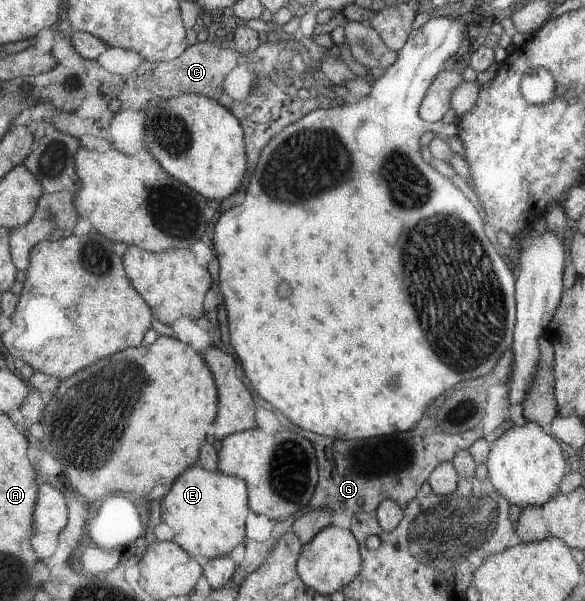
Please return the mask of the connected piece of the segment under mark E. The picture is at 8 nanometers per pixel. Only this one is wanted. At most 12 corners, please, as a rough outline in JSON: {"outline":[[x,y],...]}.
{"outline":[[192,465],[160,500],[191,557],[231,555],[250,511],[243,479]]}

